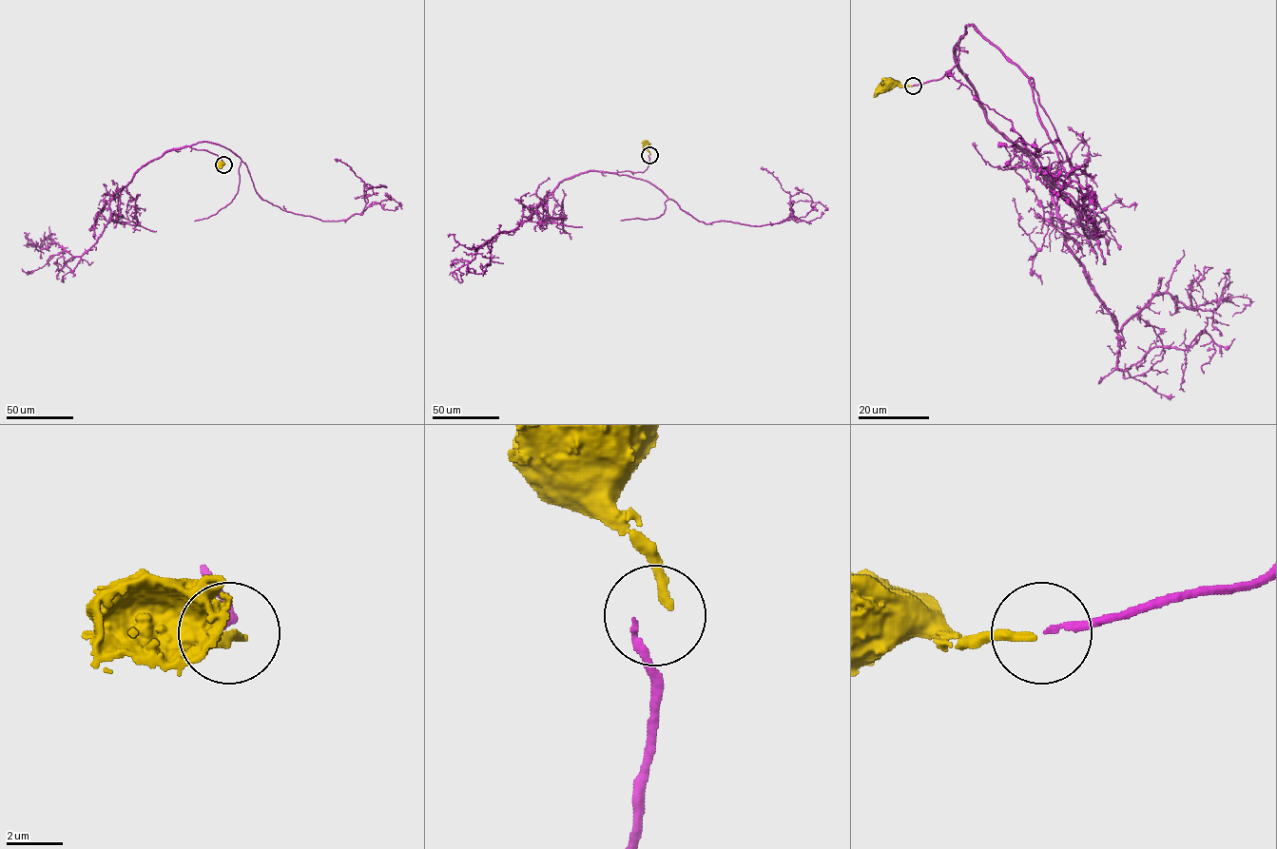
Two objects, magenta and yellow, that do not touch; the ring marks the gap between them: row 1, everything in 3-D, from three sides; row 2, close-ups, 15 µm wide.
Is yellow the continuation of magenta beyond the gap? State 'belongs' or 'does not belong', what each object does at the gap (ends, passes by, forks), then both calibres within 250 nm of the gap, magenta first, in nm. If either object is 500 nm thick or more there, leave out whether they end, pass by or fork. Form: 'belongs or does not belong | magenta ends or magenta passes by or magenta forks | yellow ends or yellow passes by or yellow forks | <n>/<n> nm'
does not belong | magenta ends | yellow ends | 200/280 nm

